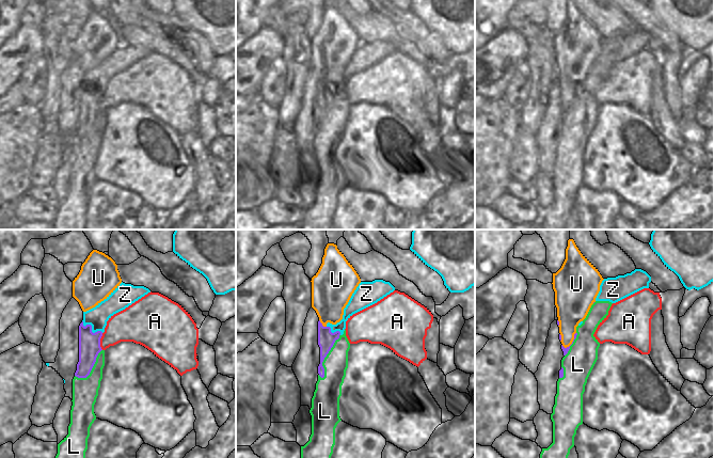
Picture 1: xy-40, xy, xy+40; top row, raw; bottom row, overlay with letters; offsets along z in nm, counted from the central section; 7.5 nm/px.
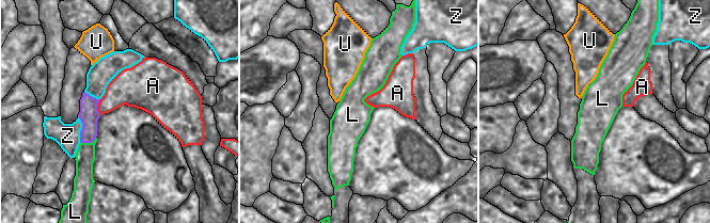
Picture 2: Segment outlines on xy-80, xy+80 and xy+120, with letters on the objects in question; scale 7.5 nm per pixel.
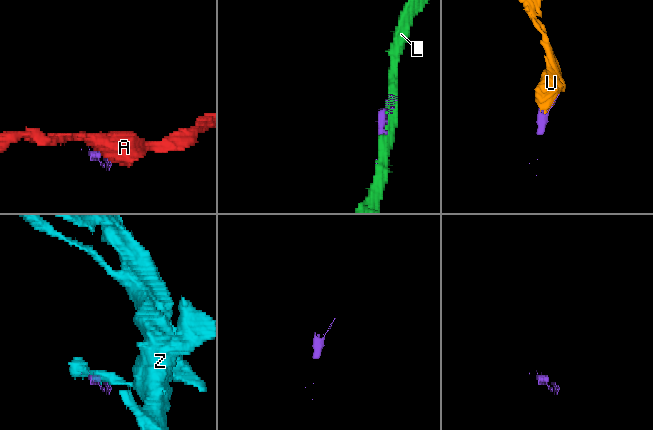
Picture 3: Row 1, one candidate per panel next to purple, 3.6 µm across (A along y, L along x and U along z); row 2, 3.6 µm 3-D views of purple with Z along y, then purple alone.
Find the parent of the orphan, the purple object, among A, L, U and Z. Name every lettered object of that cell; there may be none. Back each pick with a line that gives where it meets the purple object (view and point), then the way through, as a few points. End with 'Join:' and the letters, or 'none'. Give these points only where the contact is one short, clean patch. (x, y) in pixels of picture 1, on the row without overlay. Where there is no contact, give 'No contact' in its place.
U: Touches purple at xy+40 (573, 101)
Join: U

